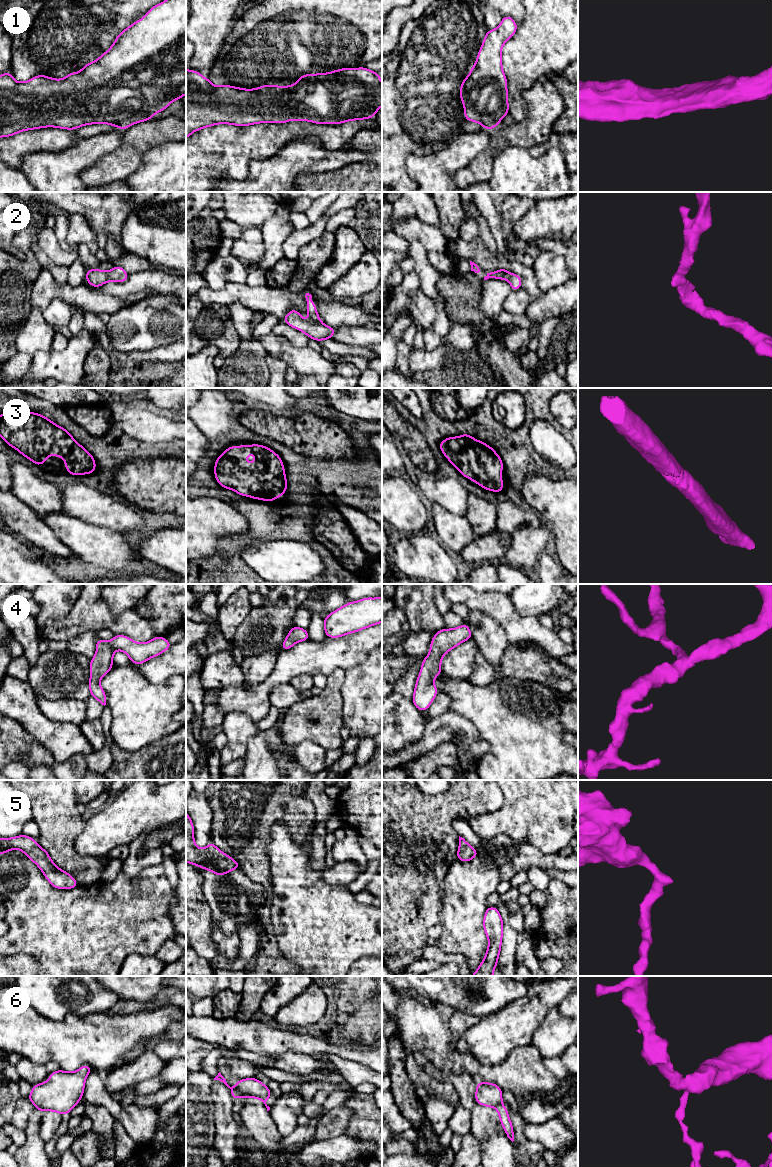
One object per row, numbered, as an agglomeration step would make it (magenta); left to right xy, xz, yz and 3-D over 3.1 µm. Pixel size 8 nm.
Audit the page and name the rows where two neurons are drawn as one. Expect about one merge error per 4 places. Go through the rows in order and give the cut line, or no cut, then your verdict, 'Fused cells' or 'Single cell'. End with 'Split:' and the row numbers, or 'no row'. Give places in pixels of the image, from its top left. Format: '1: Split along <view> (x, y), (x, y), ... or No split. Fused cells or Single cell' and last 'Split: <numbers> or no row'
1: No split. Single cell
2: No split. Single cell
3: No split. Single cell
4: No split. Single cell
5: No split. Single cell
6: Split along xz (231, 1089), (234, 1089), (239, 1096). Fused cells
Split: 6

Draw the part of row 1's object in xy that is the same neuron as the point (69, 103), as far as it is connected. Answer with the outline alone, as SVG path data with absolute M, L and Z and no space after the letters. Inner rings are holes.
M165 0L149 9L146 15L135 21L116 37L113 45L94 62L82 67L80 72L73 71L64 79L53 79L45 75L36 75L27 82L16 82L11 72L0 75L0 137L13 136L21 131L45 127L75 130L84 125L110 124L122 131L133 124L152 120L154 114L165 110L174 100L186 94L186 0Z

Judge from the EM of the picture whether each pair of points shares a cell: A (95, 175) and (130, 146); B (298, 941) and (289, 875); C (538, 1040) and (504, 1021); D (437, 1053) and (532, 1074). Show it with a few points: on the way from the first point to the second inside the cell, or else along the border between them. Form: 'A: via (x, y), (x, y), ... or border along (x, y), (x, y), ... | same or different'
A: via (104, 171), (121, 155) | same
B: via (298, 925), (298, 891) | same
C: border along (546, 1017), (535, 1030), (530, 1044) | different
D: via (461, 1062), (489, 1074), (508, 1074) | same

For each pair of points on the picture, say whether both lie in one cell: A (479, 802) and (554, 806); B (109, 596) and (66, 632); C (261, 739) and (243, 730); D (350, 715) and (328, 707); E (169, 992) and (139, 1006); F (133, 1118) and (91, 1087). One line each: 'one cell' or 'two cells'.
A: two cells
B: two cells
C: two cells
D: two cells
E: one cell
F: one cell

